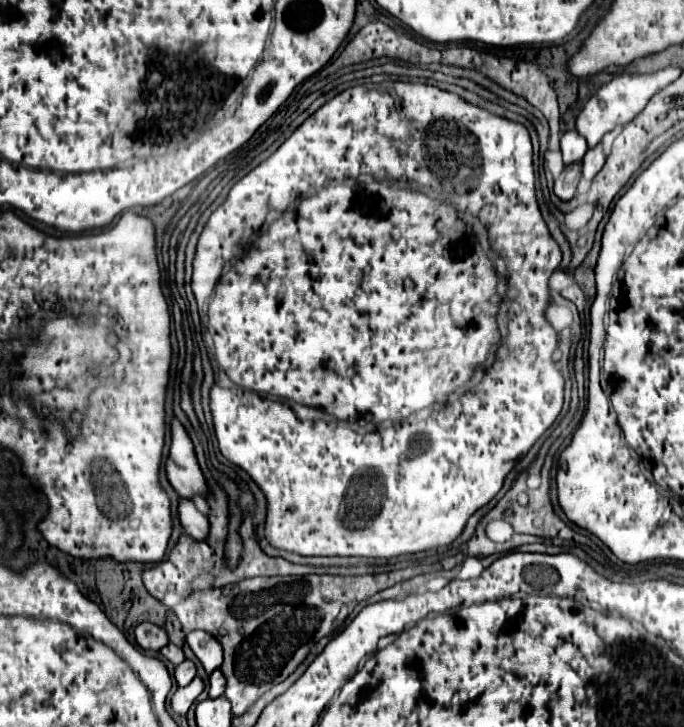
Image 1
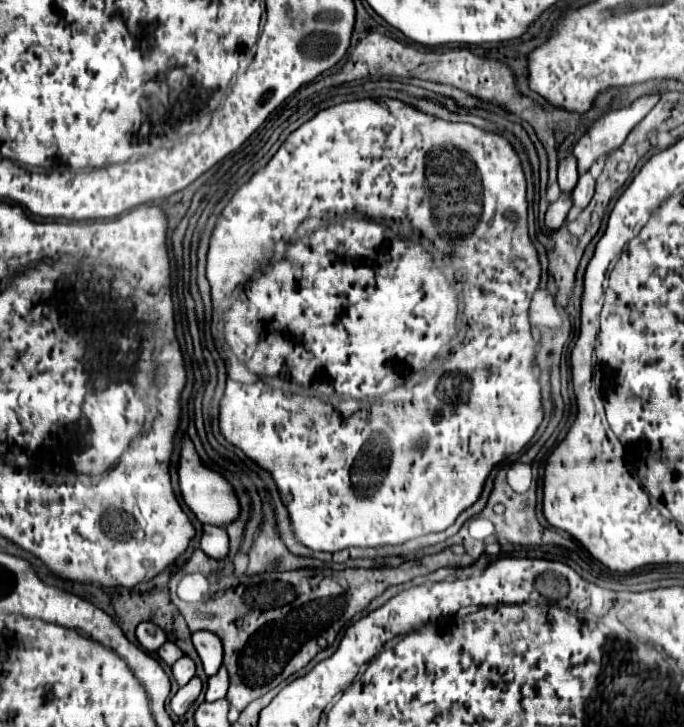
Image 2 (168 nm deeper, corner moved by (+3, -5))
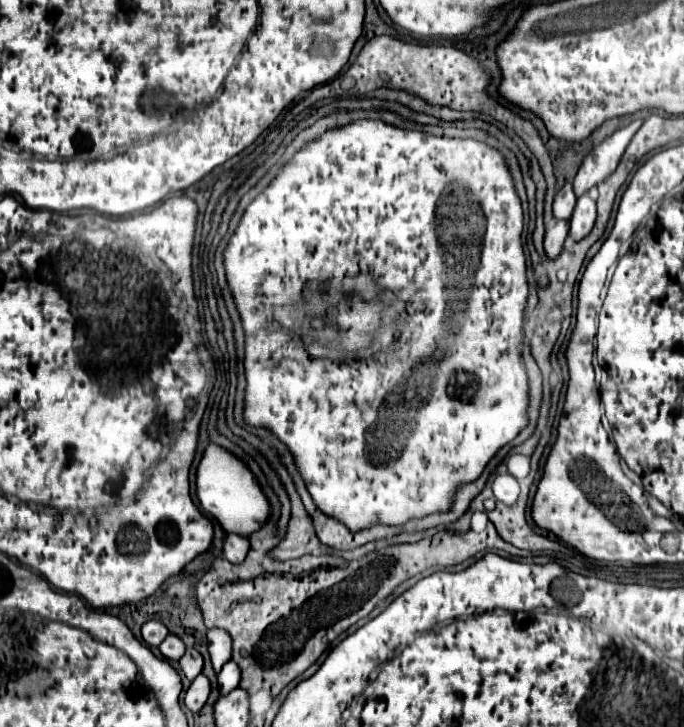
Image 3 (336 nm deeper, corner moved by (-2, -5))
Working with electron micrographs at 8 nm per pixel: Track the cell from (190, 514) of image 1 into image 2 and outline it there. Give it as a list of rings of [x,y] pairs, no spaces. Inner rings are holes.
[[[204,525],[200,549],[214,559],[224,559],[228,555],[228,549],[230,549],[230,537],[226,535],[226,531],[222,527]]]

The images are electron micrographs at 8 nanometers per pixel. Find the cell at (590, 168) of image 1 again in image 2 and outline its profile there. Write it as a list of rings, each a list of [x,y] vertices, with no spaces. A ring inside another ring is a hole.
[[[584,173],[580,179],[578,179],[578,185],[574,187],[572,191],[572,203],[578,207],[578,209],[584,209],[590,199],[594,195],[594,179],[590,173]]]

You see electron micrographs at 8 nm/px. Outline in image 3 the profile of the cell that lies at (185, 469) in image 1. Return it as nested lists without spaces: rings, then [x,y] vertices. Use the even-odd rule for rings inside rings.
[[[209,445],[197,465],[197,499],[227,533],[249,535],[257,531],[269,515],[269,503],[253,473],[237,457],[217,445]]]

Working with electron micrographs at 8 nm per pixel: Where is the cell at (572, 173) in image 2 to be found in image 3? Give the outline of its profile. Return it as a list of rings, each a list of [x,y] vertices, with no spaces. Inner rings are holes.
[[[565,183],[557,191],[557,195],[555,195],[555,203],[553,203],[553,215],[555,215],[555,219],[569,221],[573,209],[575,209],[575,201],[577,201],[577,197],[573,193],[573,185],[571,183]]]

